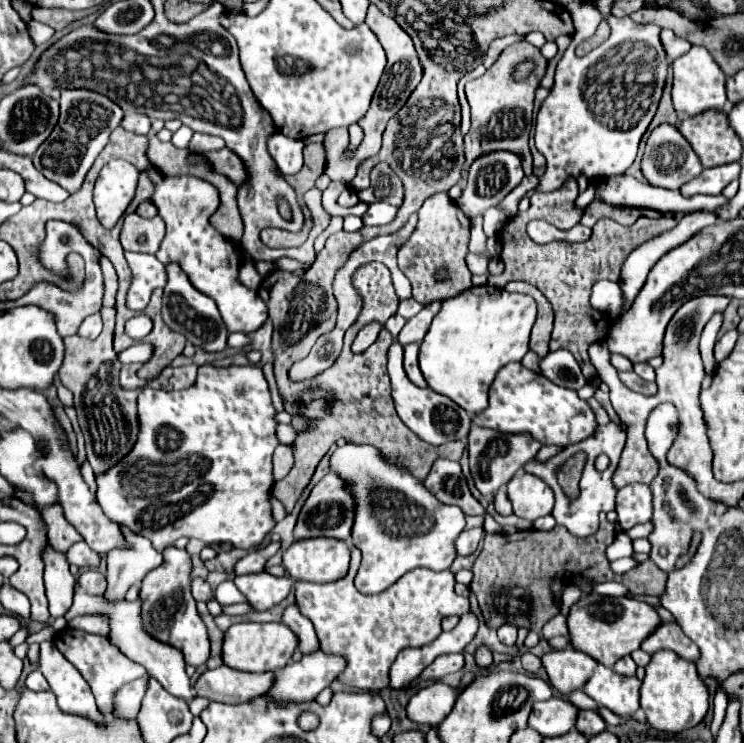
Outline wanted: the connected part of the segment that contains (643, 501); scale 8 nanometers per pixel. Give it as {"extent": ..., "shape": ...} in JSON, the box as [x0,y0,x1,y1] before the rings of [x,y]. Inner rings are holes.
{"extent":[617,484,653,530],"shape":[[[627,484],[617,492],[617,514],[623,530],[651,520],[651,498],[653,494],[647,484]]]}

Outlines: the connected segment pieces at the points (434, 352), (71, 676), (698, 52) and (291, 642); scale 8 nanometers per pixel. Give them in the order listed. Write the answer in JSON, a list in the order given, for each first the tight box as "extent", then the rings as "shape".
[{"extent":[419,286,537,414],"shape":[[[473,286],[461,292],[459,296],[443,300],[441,310],[435,316],[419,350],[419,366],[427,384],[435,392],[449,396],[469,414],[477,414],[485,410],[487,392],[491,382],[495,380],[495,374],[509,362],[521,362],[523,356],[527,354],[529,332],[535,324],[535,318],[537,318],[537,304],[529,294],[515,294],[515,292],[499,290],[493,286]]]},{"extent":[39,640,109,726],"shape":[[[53,640],[41,642],[41,658],[39,670],[47,678],[53,694],[57,696],[57,704],[65,714],[83,716],[97,726],[107,726],[109,720],[101,716],[101,710],[95,704],[89,684],[79,674],[79,670],[65,660],[65,656],[55,648]]]},{"extent":[671,46,727,118],"shape":[[[693,46],[687,54],[673,60],[671,70],[673,70],[671,100],[673,100],[673,108],[679,118],[689,118],[709,108],[723,109],[727,103],[725,74],[721,72],[717,62],[711,58],[711,54],[705,48]]]},{"extent":[223,624,297,672],"shape":[[[233,624],[223,638],[223,664],[241,672],[273,672],[283,668],[297,648],[297,640],[285,624]]]}]

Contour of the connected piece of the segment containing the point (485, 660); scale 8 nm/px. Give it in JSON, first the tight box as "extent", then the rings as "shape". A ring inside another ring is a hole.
{"extent":[475,648,493,670],"shape":[[[479,648],[479,650],[475,652],[475,662],[477,662],[477,666],[479,666],[481,670],[487,670],[487,668],[491,668],[491,664],[493,664],[491,652],[489,652],[487,648]]]}

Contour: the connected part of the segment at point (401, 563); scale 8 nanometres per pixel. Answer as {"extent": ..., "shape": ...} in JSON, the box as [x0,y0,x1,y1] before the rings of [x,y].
{"extent":[329,442,465,594],"shape":[[[345,442],[333,452],[329,472],[345,482],[355,500],[351,544],[363,554],[355,578],[357,590],[379,594],[413,568],[449,570],[455,560],[455,540],[465,528],[461,508],[439,502],[403,464],[385,460],[373,446]]]}

